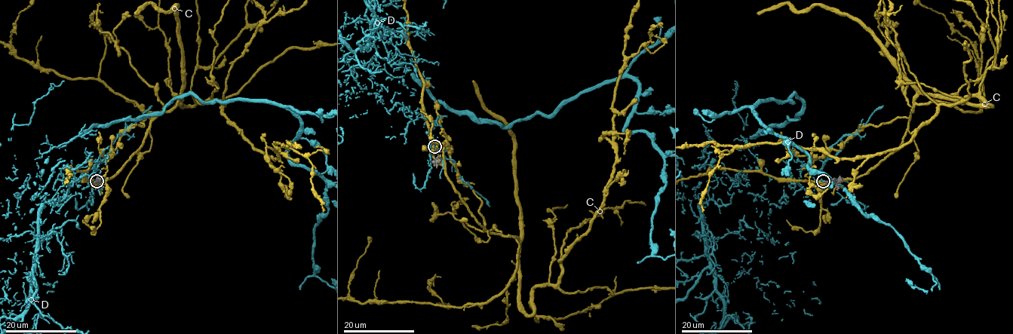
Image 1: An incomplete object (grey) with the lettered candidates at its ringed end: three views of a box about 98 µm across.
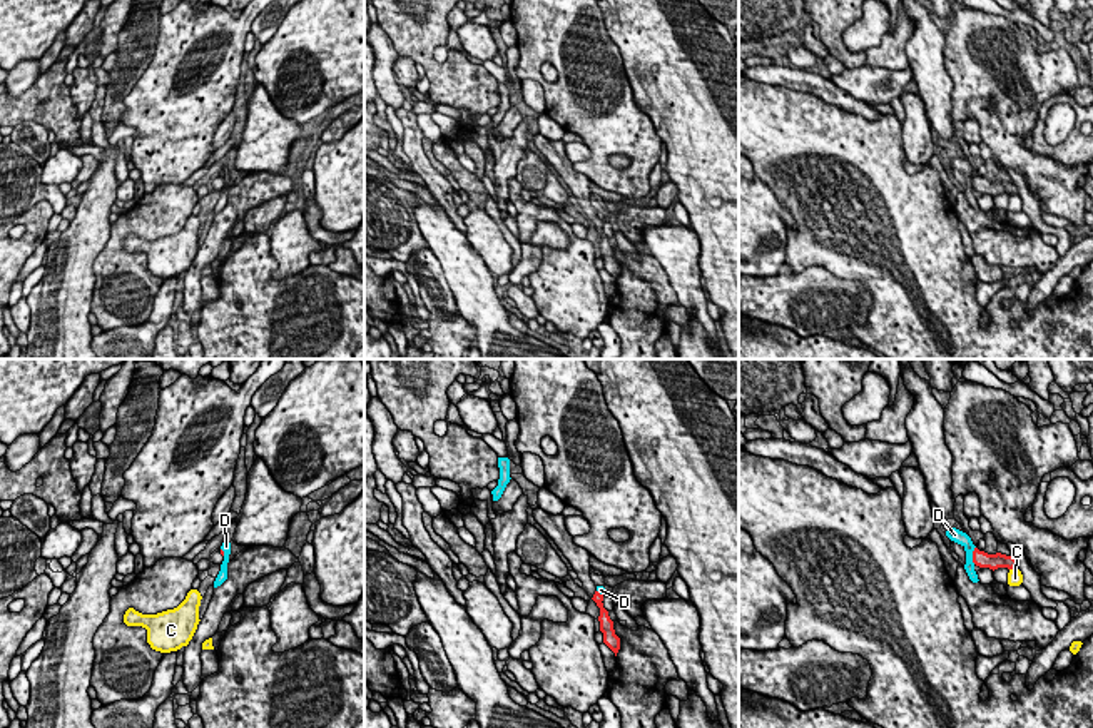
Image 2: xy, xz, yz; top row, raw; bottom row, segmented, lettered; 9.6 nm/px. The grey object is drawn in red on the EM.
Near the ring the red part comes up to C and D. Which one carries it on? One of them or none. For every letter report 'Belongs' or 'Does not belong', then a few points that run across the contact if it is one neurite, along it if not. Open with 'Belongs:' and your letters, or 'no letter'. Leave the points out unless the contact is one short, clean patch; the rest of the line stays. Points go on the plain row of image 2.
Belongs: no letter
C: Does not belong
D: Does not belong. Line: yz (975, 172), (973, 189)

